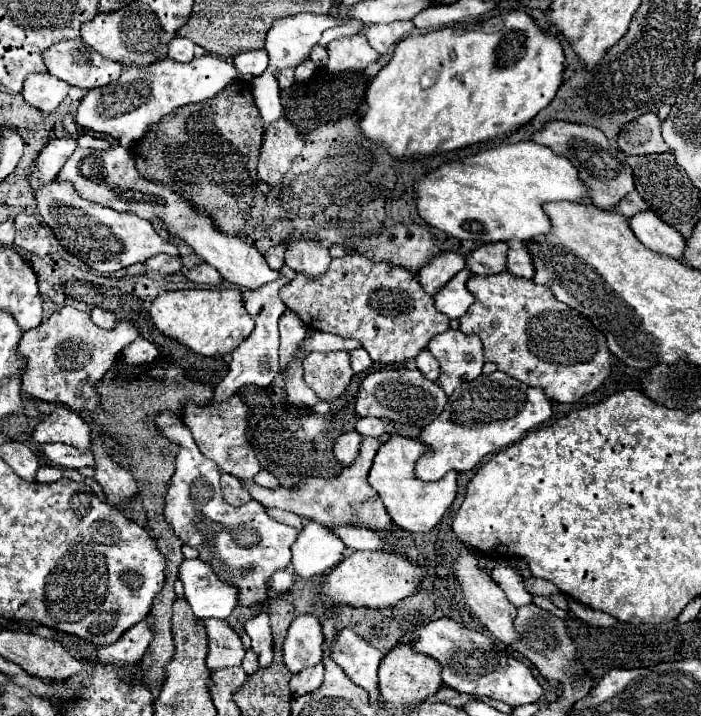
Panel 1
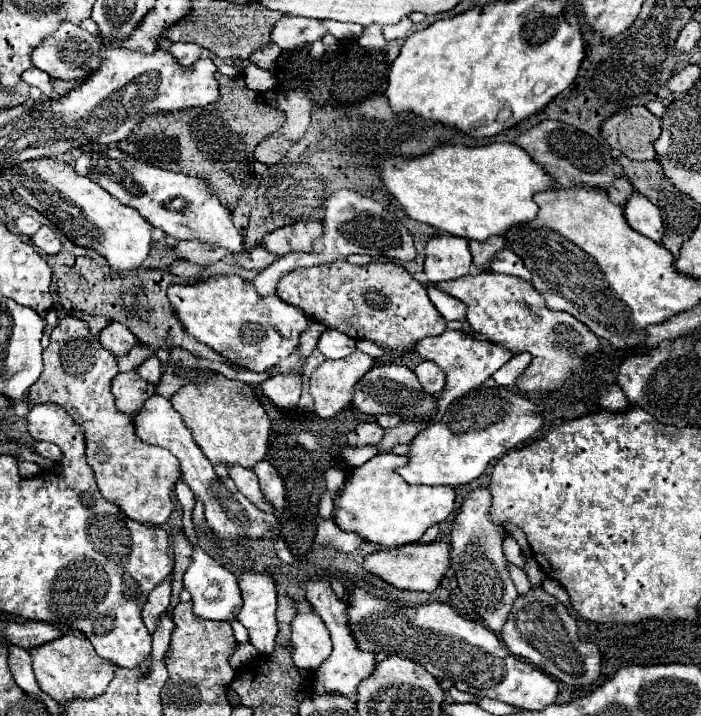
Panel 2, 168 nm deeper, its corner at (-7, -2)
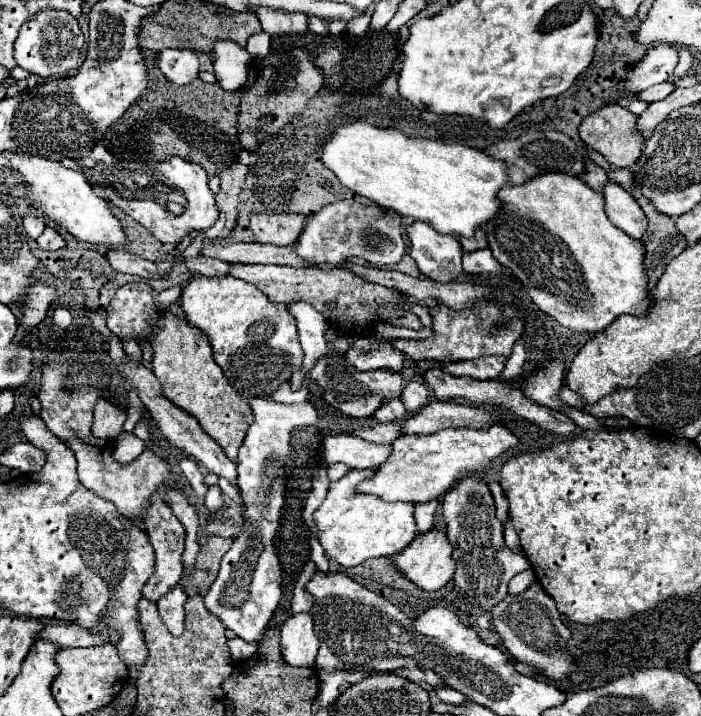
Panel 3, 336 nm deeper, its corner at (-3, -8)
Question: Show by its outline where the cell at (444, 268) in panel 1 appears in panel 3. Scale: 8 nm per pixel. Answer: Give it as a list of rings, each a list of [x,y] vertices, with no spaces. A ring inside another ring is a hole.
[[[413,222],[407,228],[411,256],[423,276],[435,282],[451,282],[463,272],[463,248],[455,236],[437,234],[425,222]]]

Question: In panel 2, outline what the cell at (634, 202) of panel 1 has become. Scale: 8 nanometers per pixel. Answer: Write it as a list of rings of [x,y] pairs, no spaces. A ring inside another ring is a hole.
[[[623,176],[623,178],[617,178],[611,186],[609,186],[609,198],[615,202],[615,204],[619,204],[619,206],[623,206],[625,204],[625,200],[627,200],[627,196],[631,196],[631,192],[633,192],[633,186],[631,186],[631,182]]]

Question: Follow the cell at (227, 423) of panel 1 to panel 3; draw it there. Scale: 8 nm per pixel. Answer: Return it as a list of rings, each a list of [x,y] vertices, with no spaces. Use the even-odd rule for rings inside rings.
[[[167,310],[165,316],[159,318],[159,328],[153,336],[151,348],[153,374],[159,378],[165,398],[171,400],[177,408],[195,416],[201,428],[223,448],[227,458],[237,462],[239,446],[245,440],[249,424],[255,416],[247,398],[235,390],[235,384],[215,364],[207,336],[203,336],[201,330],[189,326],[185,318],[175,318]]]

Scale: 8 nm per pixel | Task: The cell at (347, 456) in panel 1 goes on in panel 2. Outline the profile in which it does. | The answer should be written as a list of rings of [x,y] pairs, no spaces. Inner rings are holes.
[[[375,422],[359,424],[357,426],[357,444],[377,444],[383,438],[383,434],[385,434],[385,430]]]

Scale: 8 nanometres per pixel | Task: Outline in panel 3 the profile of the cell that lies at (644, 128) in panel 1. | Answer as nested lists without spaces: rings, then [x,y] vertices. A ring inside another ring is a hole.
[[[609,104],[609,106],[603,106],[595,112],[591,112],[579,126],[579,136],[581,140],[597,150],[599,154],[603,154],[613,166],[619,166],[619,168],[629,168],[633,166],[641,154],[643,154],[643,146],[645,146],[645,138],[643,134],[639,134],[637,130],[637,116],[631,114],[627,108],[619,106],[619,104]]]

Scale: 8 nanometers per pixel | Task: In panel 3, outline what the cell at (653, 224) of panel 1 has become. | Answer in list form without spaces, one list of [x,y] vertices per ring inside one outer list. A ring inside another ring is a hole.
[[[609,182],[605,186],[603,198],[609,220],[631,238],[641,240],[647,230],[647,216],[643,214],[637,200],[615,182]]]

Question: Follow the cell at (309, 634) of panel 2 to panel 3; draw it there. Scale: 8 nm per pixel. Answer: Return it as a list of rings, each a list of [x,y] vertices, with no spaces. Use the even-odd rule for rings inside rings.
[[[293,614],[281,626],[281,654],[289,666],[315,666],[319,638],[311,614]]]

